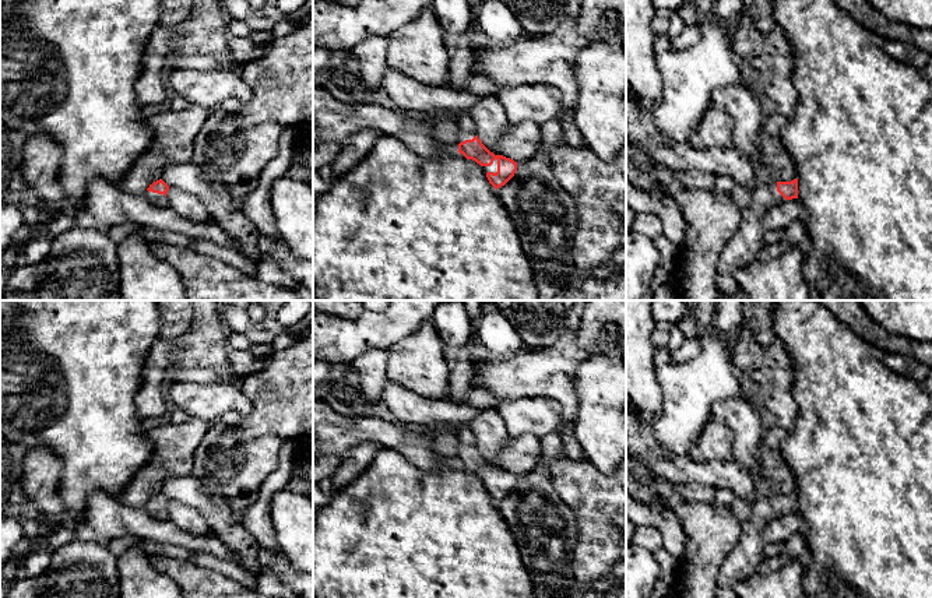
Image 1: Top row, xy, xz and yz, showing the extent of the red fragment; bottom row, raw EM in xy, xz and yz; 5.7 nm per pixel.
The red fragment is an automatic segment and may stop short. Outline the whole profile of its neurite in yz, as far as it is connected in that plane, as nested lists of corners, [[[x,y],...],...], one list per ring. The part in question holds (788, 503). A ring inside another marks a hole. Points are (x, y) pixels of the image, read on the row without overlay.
[[[798,492],[791,495],[763,493],[752,506],[750,517],[741,525],[741,537],[734,550],[725,557],[717,580],[718,598],[738,598],[735,585],[755,573],[763,560],[763,527],[785,513],[798,511]]]

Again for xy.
[[[156,493],[152,497],[150,497],[150,500],[147,502],[147,504],[144,506],[144,509],[154,517],[158,520],[162,520],[163,516],[166,514],[166,506],[169,503],[169,499],[162,493]]]

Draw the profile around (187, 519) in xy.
[[[169,500],[166,514],[168,520],[189,534],[205,535],[211,531],[204,517],[196,509],[180,502]]]

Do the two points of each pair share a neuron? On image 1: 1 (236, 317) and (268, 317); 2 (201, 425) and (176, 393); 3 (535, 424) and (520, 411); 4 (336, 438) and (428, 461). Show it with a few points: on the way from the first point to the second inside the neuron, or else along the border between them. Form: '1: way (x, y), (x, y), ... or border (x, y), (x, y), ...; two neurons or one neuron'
1: way (245, 323), (260, 323); one neuron
2: border (192, 415), (213, 422); two neurons
3: way (531, 419), (524, 415); one neuron
4: way (358, 435), (391, 435), (405, 443); one neuron

